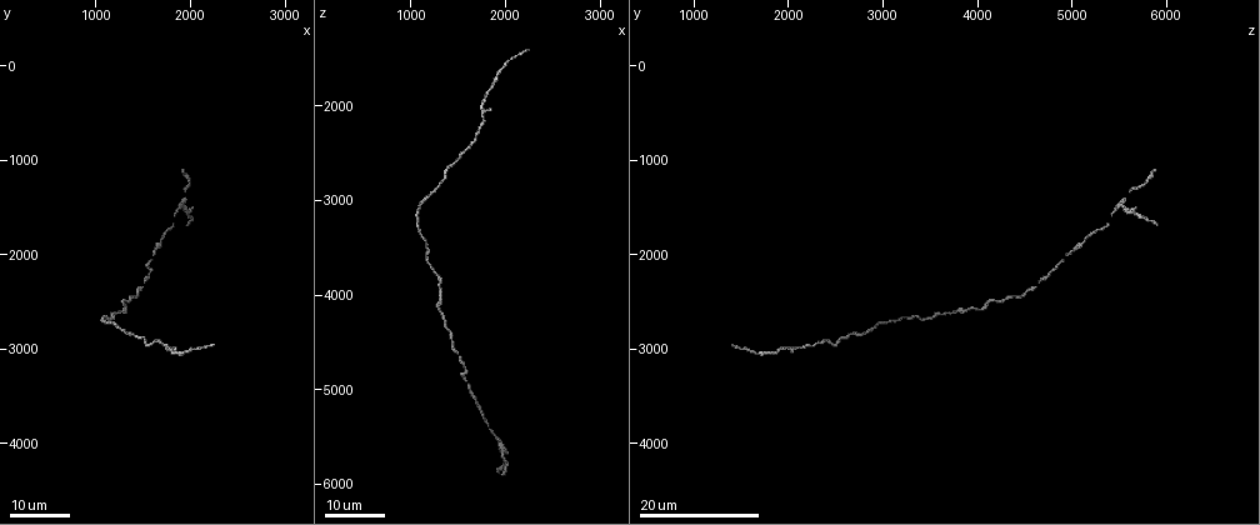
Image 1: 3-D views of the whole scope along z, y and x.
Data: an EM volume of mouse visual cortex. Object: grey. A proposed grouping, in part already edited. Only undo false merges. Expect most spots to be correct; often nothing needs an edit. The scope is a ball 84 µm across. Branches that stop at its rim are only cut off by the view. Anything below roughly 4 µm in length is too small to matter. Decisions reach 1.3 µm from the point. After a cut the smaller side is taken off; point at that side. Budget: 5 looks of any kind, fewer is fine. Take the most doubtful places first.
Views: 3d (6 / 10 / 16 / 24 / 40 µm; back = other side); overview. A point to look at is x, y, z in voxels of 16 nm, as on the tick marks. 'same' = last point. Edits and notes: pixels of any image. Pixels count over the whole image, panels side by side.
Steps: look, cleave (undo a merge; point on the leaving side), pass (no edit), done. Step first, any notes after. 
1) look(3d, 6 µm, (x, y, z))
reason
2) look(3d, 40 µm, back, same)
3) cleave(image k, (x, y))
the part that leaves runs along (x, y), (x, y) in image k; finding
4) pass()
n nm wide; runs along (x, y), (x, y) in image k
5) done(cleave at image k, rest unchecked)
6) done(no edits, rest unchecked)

look(3d, 24 µm, (1900, 1480, 5560))
three arms meet

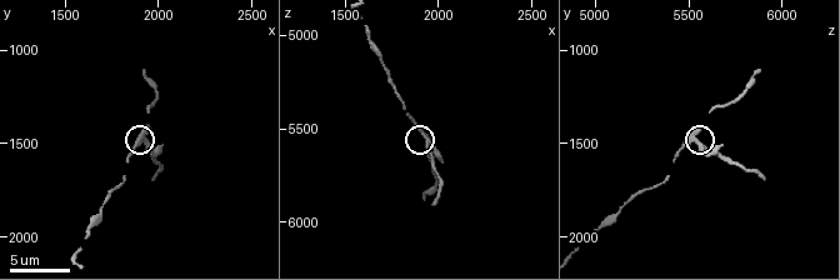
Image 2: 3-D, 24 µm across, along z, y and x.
look(3d, 10 µm, (1900, 1480, 5540))

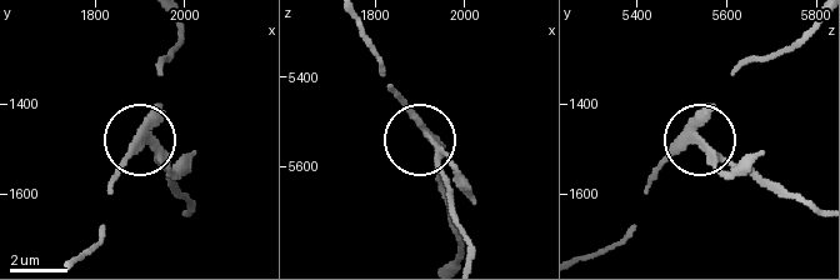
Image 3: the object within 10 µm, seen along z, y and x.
cleave(image 3, (439, 165))
3 arms; a second neuron is stuck on

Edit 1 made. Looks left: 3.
look(overview)

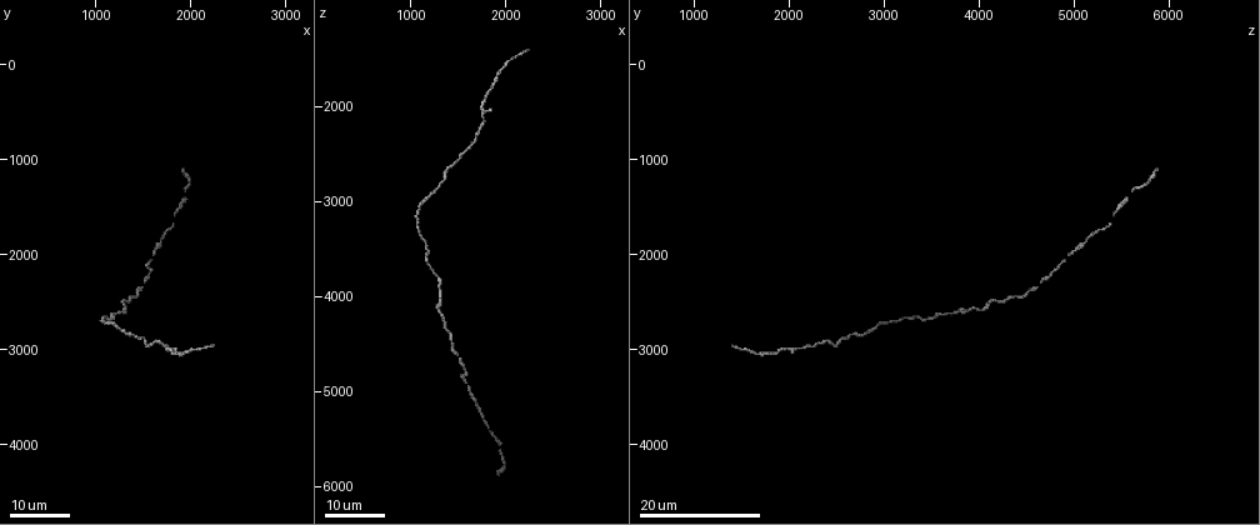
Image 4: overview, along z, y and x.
look(3d, 16 µm, (1760, 2960, 2100))

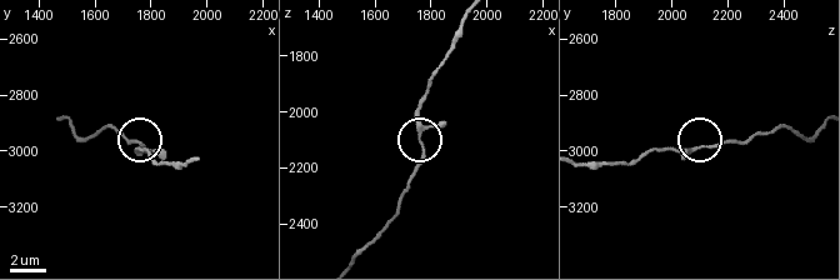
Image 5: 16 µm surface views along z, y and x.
look(3d, 10 µm, (1760, 3000, 2110))

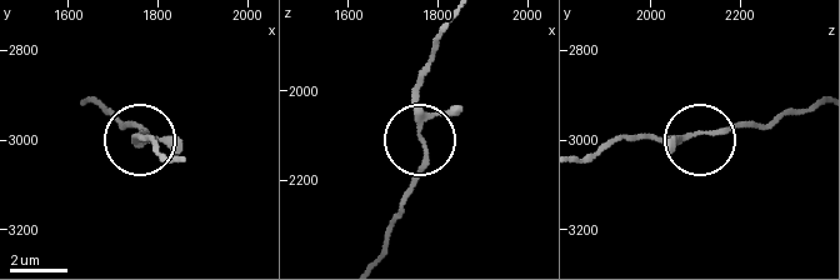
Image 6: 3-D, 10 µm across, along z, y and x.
pass()
runs along (379, 255), (424, 155), (416, 71) in image 6; all the same neuron

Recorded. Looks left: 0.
done(cleave at image 3, rest unchecked)

